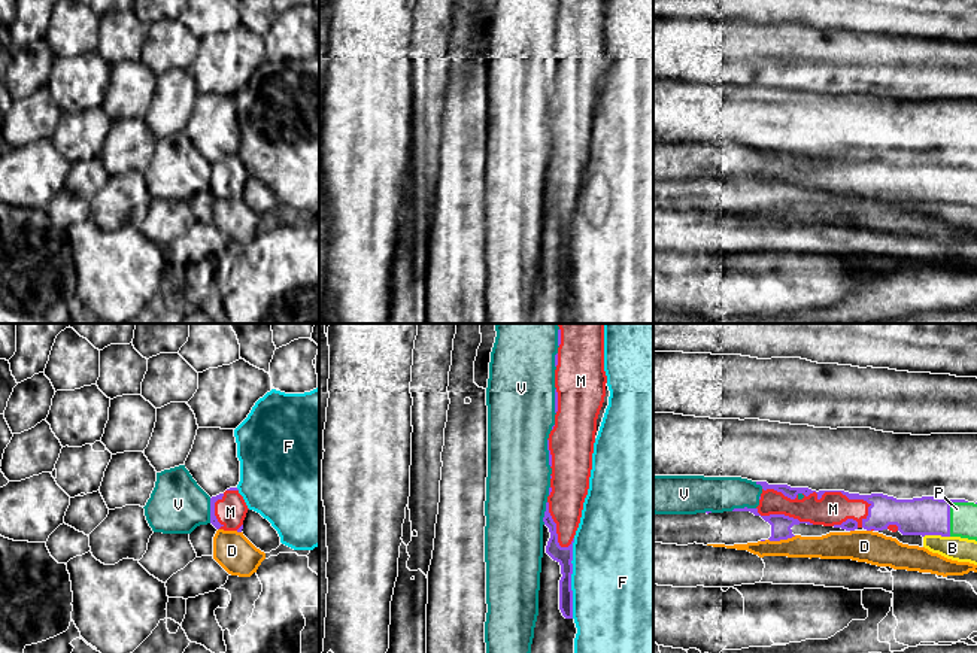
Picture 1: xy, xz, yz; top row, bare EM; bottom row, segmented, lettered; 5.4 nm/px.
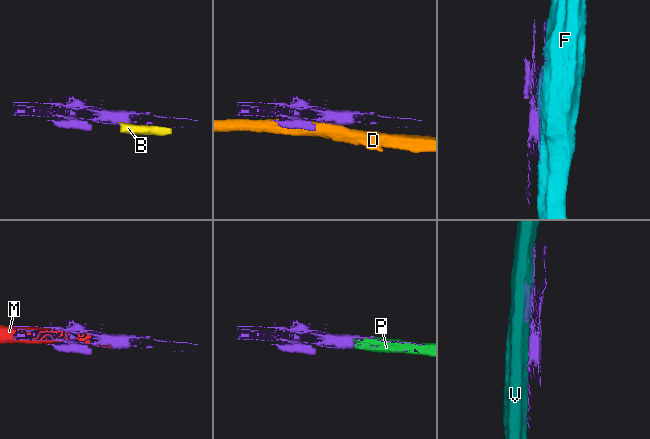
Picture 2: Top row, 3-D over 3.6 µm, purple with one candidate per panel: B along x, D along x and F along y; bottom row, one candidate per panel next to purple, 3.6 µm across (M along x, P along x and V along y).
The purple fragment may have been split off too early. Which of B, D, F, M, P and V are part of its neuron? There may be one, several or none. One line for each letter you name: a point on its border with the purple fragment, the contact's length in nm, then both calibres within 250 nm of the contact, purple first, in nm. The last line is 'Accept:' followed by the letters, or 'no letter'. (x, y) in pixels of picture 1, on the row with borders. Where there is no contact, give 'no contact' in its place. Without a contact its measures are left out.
M: meets purple in yz at (837, 491); contact 380 nm long; 120 nm thick on the purple side, 180 nm on the other
P: meets purple in yz at (949, 512); contact 220 nm long; 200 nm thick on the purple side, 140 nm on the other
Accept: M, P

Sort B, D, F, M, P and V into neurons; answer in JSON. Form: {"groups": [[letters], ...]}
{"groups": [["B"], ["D"], ["F"], ["M", "P"], ["V"]]}

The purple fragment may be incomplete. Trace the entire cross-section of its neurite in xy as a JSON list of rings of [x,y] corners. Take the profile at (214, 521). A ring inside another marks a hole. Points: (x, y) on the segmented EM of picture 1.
[[[237,488],[210,498],[210,523],[216,529],[242,532],[248,505]]]

